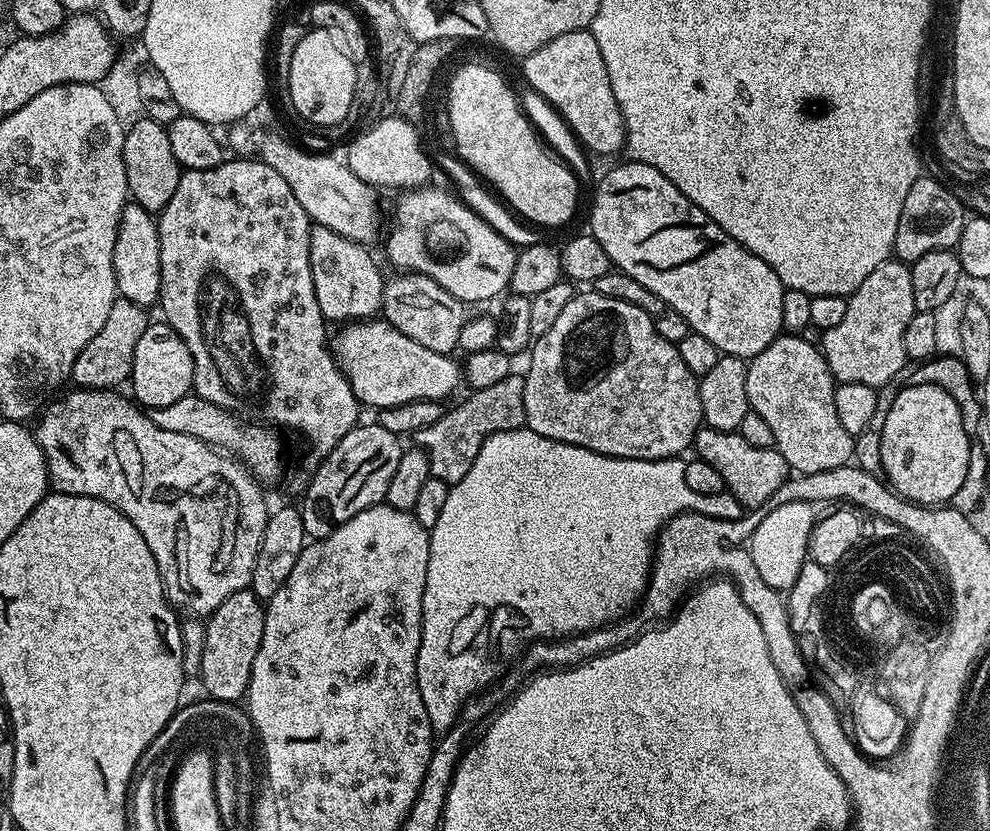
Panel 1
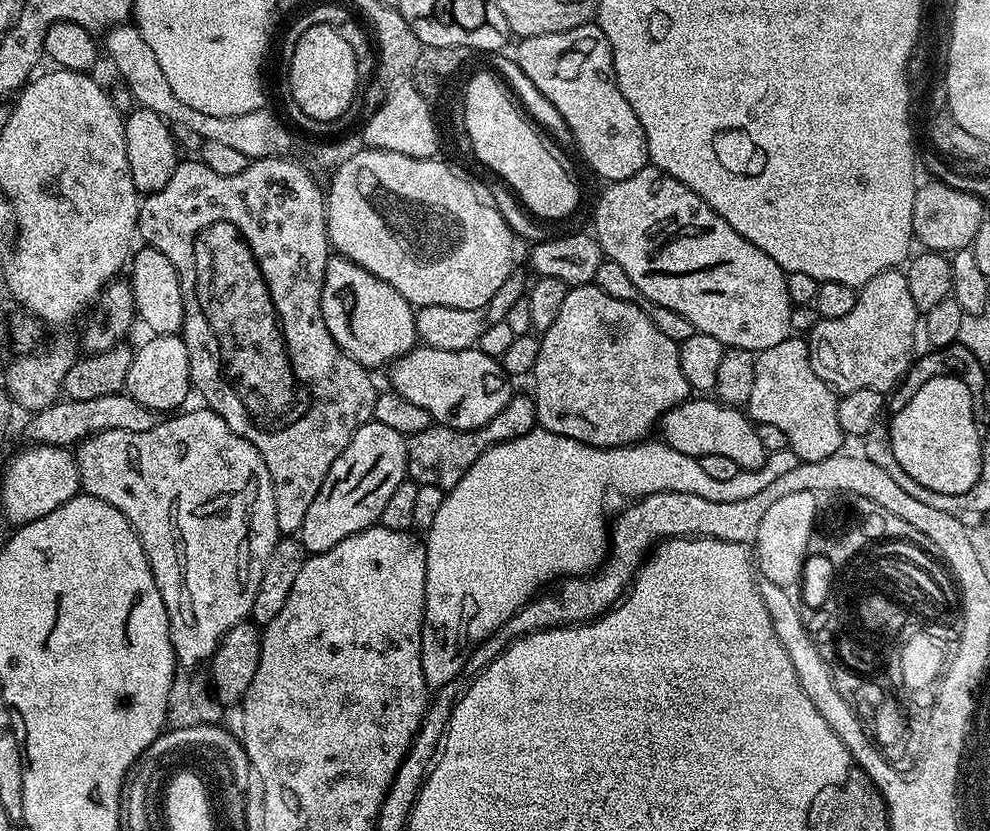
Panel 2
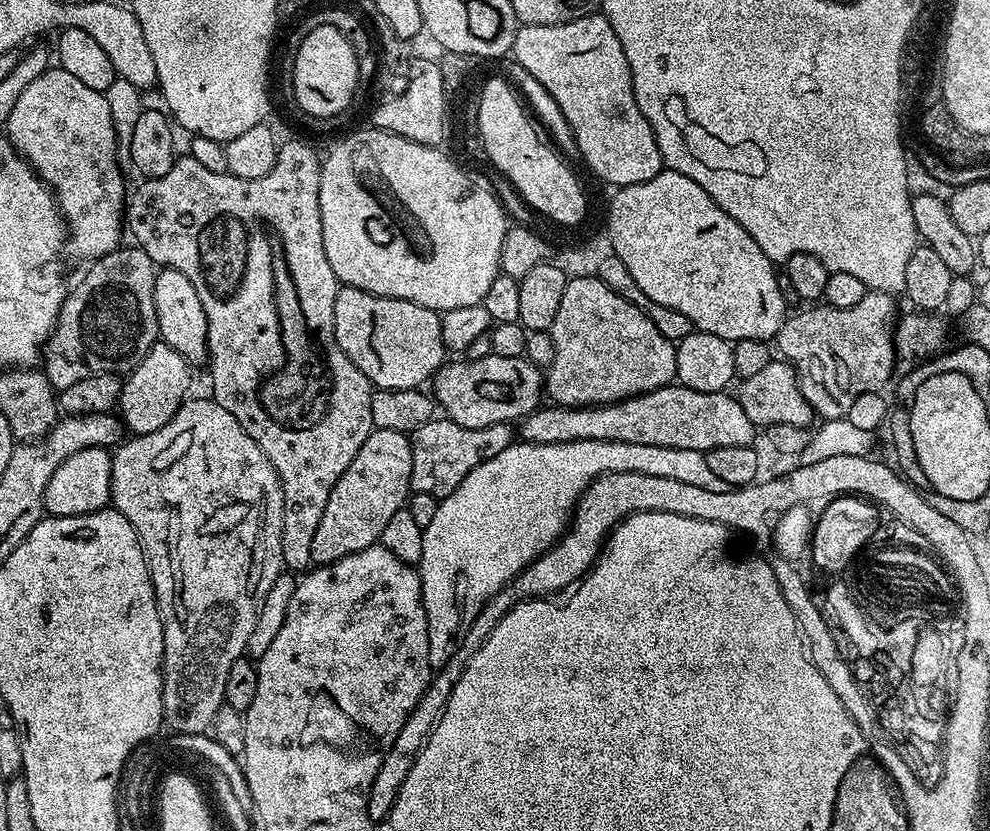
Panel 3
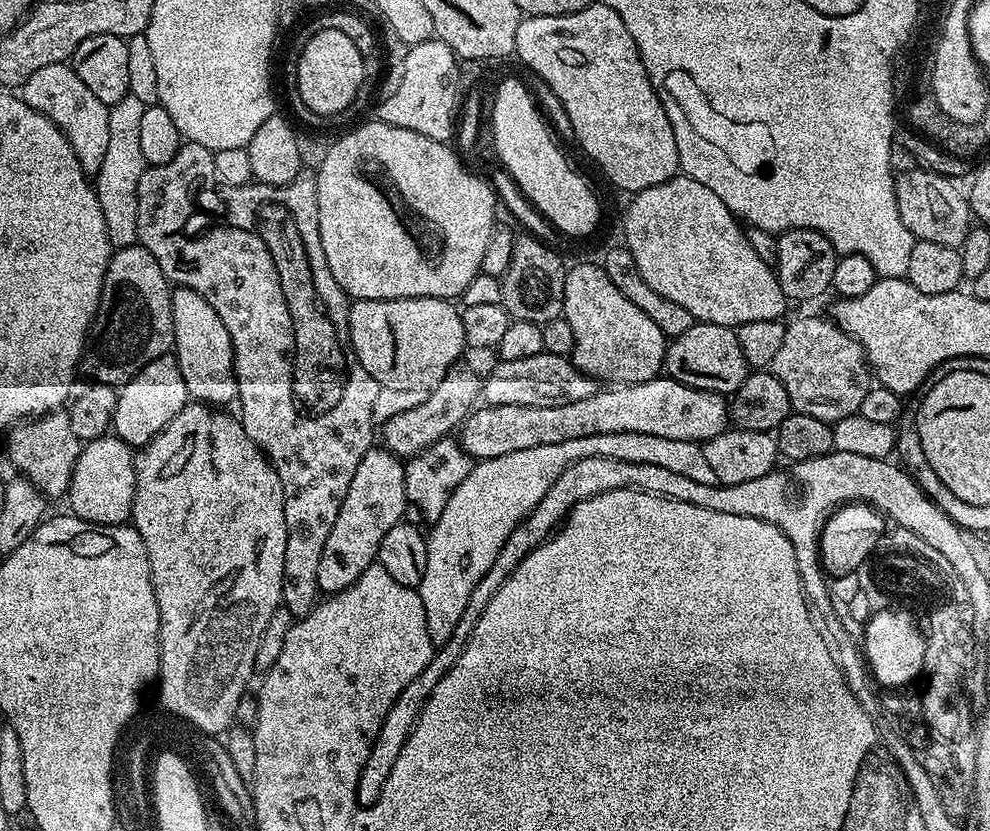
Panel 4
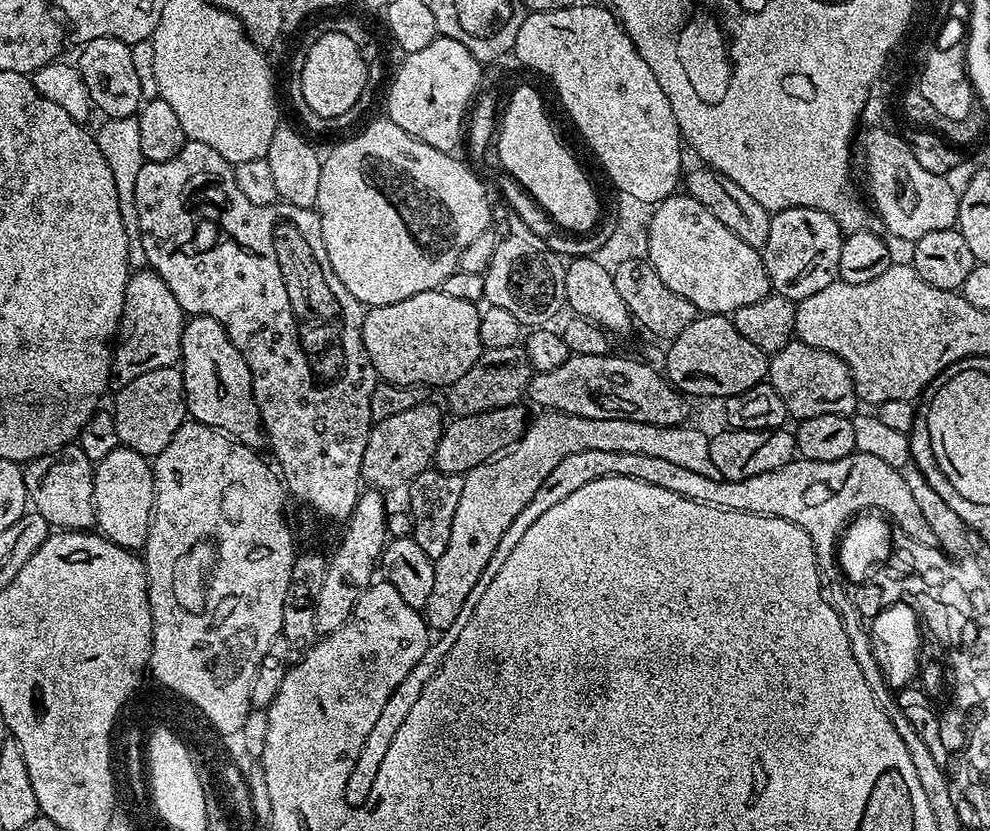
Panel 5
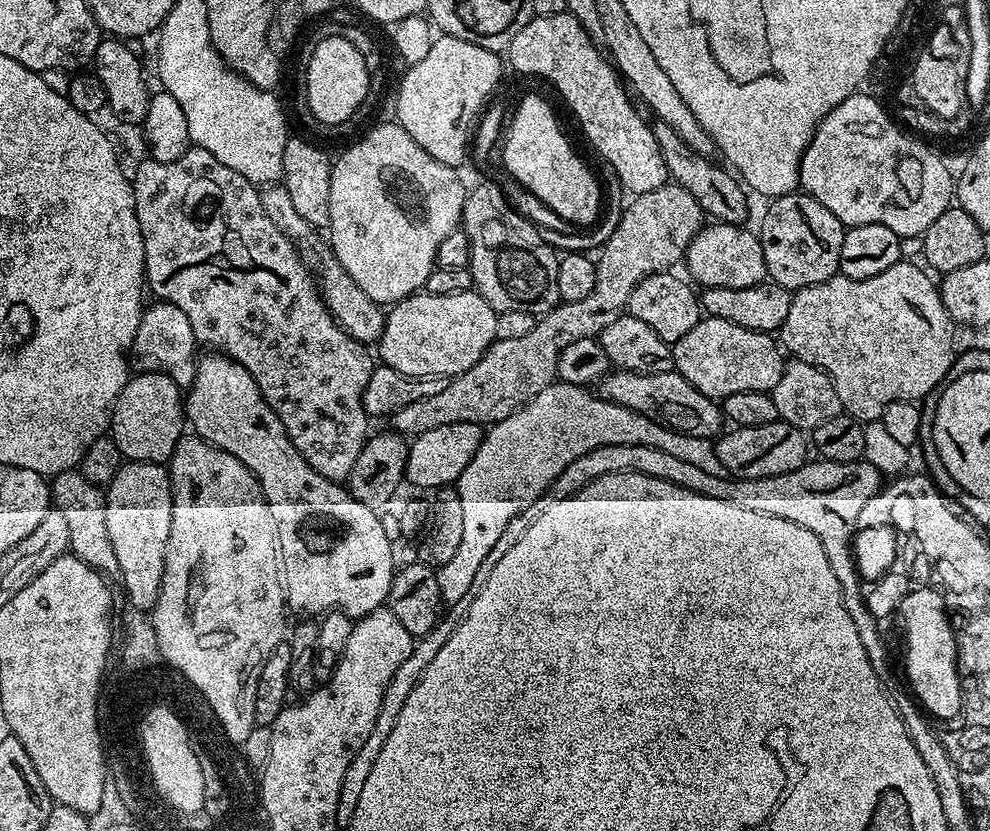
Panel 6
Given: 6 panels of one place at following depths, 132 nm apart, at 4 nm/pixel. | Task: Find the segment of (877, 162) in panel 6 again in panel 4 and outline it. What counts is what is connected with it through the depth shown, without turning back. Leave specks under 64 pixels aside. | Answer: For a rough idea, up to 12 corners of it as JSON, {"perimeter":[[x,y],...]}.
{"perimeter":[[924,168],[899,173],[896,201],[913,239],[963,247],[967,195]]}

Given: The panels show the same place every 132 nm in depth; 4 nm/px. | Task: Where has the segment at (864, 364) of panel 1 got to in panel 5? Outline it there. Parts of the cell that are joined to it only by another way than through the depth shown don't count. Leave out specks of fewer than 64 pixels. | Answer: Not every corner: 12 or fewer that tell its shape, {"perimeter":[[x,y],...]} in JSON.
{"perimeter":[[795,338],[766,380],[796,422],[852,416],[846,362]]}

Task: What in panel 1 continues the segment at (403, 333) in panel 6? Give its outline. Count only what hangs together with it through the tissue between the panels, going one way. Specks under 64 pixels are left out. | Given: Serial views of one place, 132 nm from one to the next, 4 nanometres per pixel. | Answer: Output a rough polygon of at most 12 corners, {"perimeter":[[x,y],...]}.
{"perimeter":[[321,224],[310,270],[325,321],[375,317],[386,276],[362,244]]}

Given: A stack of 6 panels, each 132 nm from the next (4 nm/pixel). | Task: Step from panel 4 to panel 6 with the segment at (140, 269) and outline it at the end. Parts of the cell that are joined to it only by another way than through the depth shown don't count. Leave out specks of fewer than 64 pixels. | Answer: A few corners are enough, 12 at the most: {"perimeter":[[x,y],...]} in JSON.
{"perimeter":[[173,304],[140,314],[131,371],[194,382],[198,345],[190,318]]}

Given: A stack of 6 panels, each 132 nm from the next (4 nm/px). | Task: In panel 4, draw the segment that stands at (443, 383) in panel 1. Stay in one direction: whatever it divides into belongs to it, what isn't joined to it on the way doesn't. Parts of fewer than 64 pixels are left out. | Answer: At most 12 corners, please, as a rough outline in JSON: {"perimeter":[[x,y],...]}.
{"perimeter":[[542,351],[497,363],[485,405],[562,406],[598,384],[571,359]]}

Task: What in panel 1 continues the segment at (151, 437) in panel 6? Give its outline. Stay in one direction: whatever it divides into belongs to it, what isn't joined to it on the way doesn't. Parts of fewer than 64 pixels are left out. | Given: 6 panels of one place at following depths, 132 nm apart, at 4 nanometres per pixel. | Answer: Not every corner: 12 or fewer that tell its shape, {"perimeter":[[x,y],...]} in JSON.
{"perimeter":[[167,322],[134,346],[135,403],[171,406],[193,391],[194,362]]}

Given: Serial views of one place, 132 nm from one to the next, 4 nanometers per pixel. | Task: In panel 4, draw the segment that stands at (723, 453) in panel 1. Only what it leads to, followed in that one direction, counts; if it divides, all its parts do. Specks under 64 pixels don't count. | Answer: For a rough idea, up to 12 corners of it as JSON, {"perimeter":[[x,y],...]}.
{"perimeter":[[664,374],[562,406],[477,407],[473,461],[594,434],[718,438],[721,393]]}

